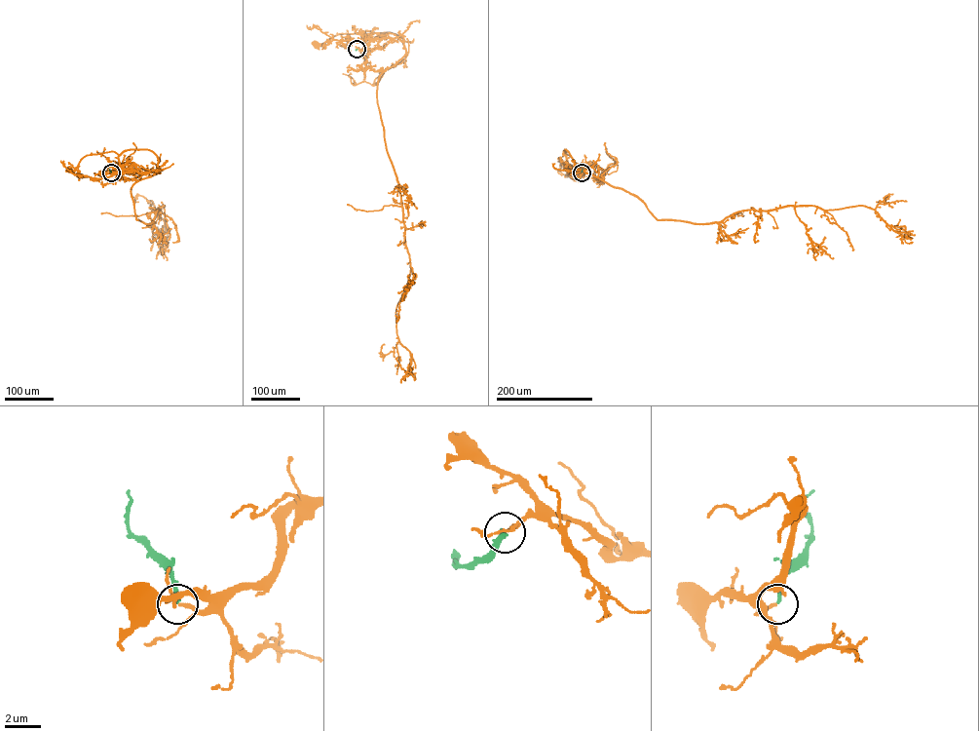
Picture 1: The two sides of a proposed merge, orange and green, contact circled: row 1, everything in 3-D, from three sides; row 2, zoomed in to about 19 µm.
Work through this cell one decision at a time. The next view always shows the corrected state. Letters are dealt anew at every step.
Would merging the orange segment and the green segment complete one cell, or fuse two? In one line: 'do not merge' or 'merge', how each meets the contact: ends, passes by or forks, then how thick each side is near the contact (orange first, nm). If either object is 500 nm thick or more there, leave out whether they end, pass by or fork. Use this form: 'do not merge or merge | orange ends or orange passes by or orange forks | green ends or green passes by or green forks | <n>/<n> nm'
merge | orange ends | green ends | 180/190 nm

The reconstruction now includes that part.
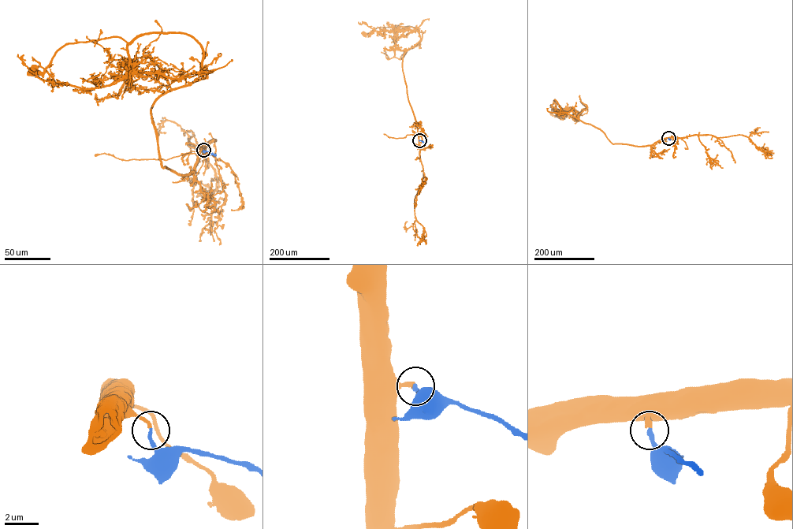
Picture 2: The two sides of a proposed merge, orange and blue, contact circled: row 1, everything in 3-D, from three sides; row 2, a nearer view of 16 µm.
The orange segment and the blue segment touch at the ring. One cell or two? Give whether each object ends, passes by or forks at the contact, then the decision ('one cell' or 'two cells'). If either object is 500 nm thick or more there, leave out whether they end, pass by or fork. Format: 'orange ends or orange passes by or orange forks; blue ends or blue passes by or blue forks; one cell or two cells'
orange ends; blue ends; one cell

